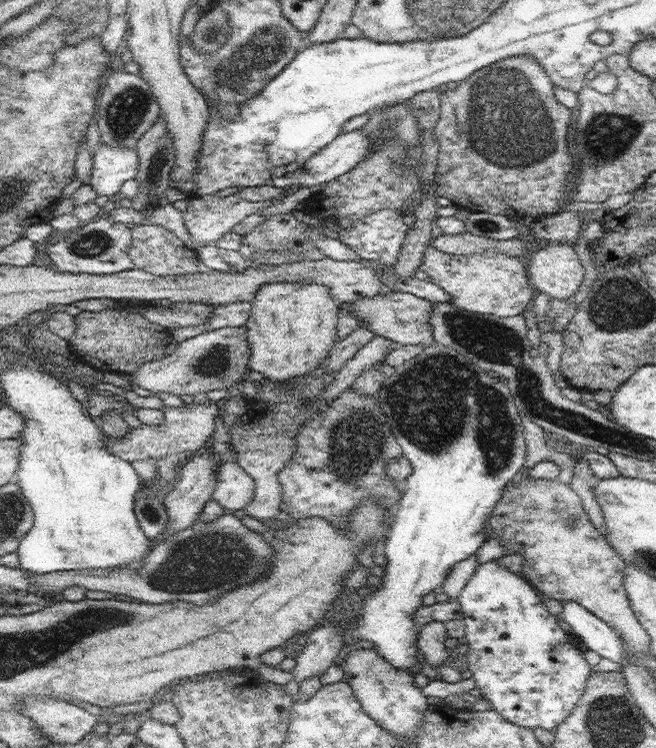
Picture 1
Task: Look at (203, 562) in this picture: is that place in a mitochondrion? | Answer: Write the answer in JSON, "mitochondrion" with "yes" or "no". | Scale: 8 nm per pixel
{"mitochondrion":"yes"}

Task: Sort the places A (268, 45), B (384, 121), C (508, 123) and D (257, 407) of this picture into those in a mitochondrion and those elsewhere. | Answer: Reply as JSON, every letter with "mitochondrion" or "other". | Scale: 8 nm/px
{"A":"mitochondrion","B":"mitochondrion","C":"mitochondrion","D":"mitochondrion"}

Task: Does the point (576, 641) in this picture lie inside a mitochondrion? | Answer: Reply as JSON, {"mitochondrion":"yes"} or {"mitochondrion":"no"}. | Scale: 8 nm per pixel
{"mitochondrion":"no"}

